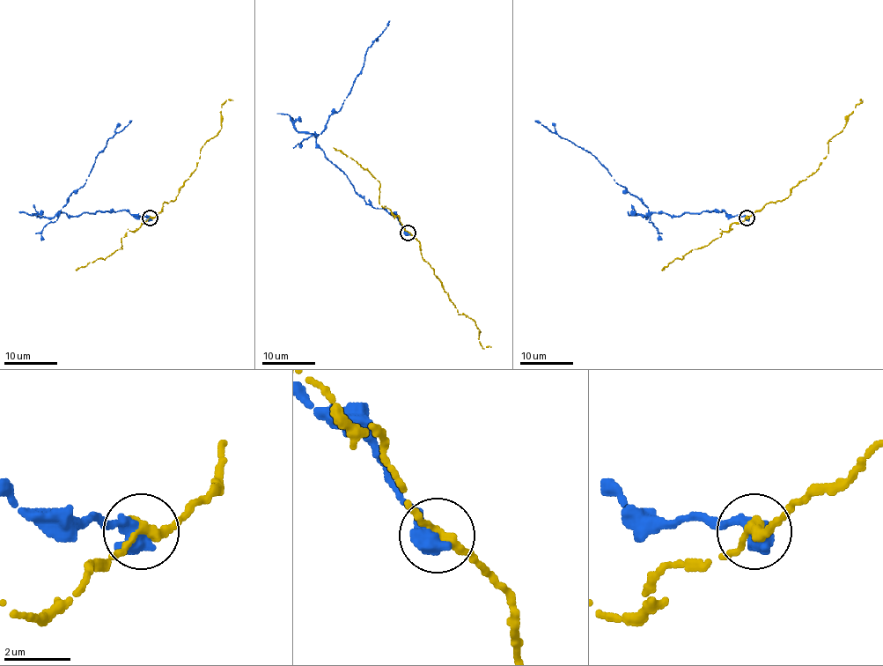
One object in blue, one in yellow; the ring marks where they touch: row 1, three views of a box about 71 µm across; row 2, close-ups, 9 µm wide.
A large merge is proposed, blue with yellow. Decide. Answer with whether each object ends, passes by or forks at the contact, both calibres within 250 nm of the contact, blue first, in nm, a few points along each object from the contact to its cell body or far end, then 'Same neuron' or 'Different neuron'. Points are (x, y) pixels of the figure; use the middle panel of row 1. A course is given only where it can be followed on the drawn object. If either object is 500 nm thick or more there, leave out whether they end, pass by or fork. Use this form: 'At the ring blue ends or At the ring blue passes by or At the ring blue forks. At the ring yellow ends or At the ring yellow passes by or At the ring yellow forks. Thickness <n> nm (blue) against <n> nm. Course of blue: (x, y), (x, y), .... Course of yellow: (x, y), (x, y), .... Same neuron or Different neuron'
Thickness 600 nm (blue) against 320 nm. Course of blue: (408, 233), (396, 218), (372, 207), (354, 190), (316, 143), (362, 70), (365, 50), (390, 21). Course of yellow: (408, 233), (419, 242), (421, 255), (458, 314), (470, 317), (480, 330), (483, 348), (490, 347). Different neuron

